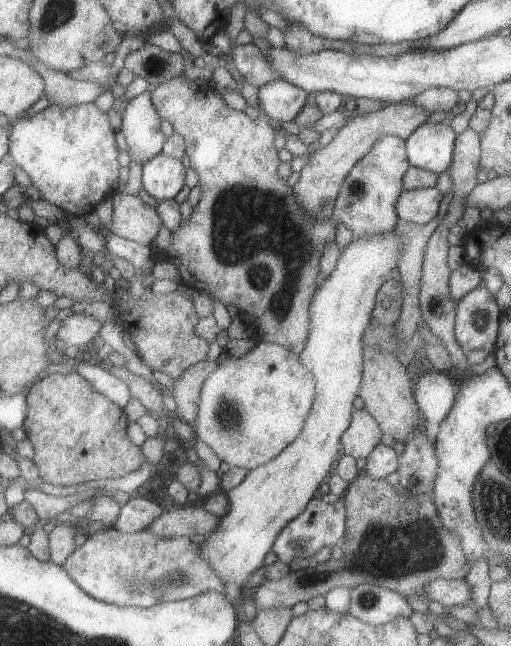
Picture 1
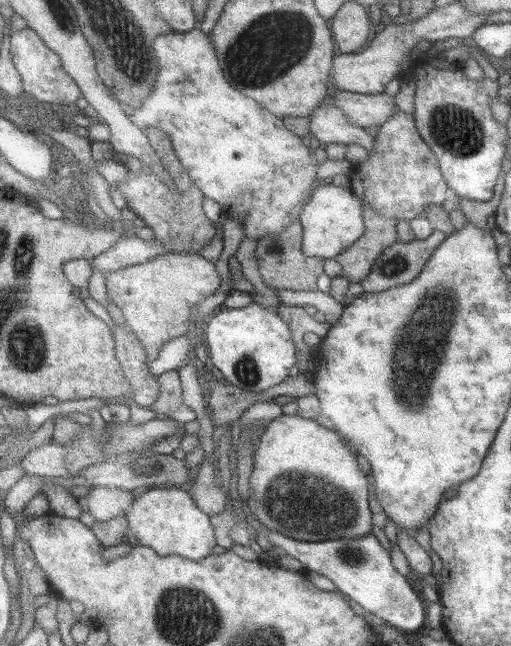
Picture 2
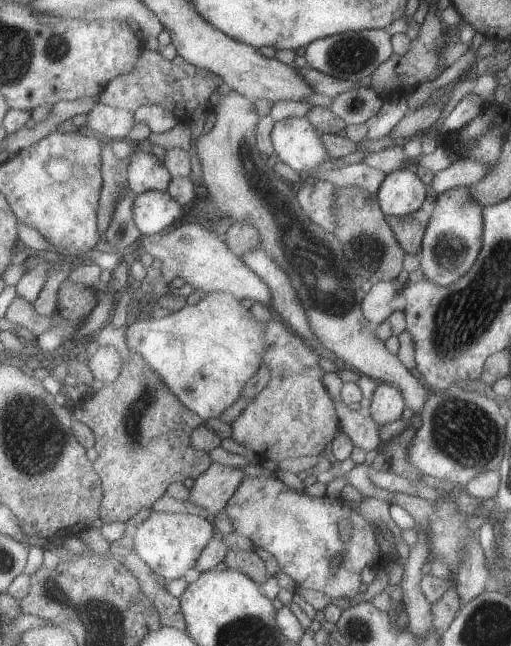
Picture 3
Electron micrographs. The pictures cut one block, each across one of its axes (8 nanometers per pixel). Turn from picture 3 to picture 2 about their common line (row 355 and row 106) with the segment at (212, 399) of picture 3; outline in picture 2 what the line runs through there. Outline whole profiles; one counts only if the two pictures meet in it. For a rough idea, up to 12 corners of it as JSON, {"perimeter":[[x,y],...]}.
{"perimeter":[[169,31],[140,126],[170,134],[246,236],[314,198],[313,146],[232,84],[209,34]]}

